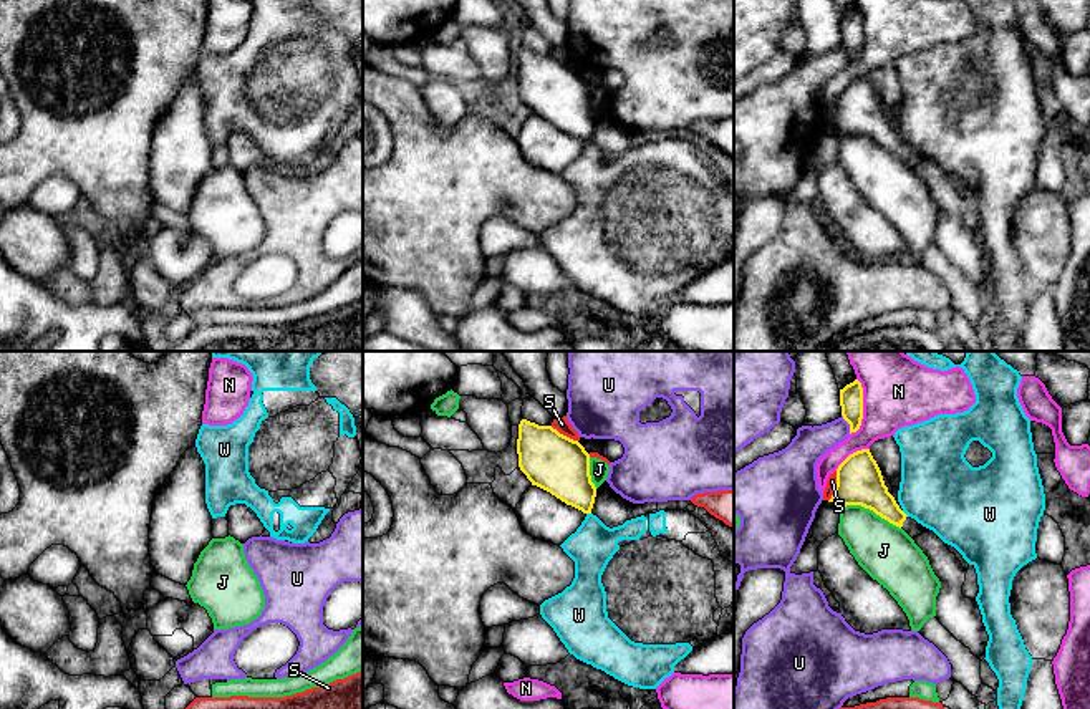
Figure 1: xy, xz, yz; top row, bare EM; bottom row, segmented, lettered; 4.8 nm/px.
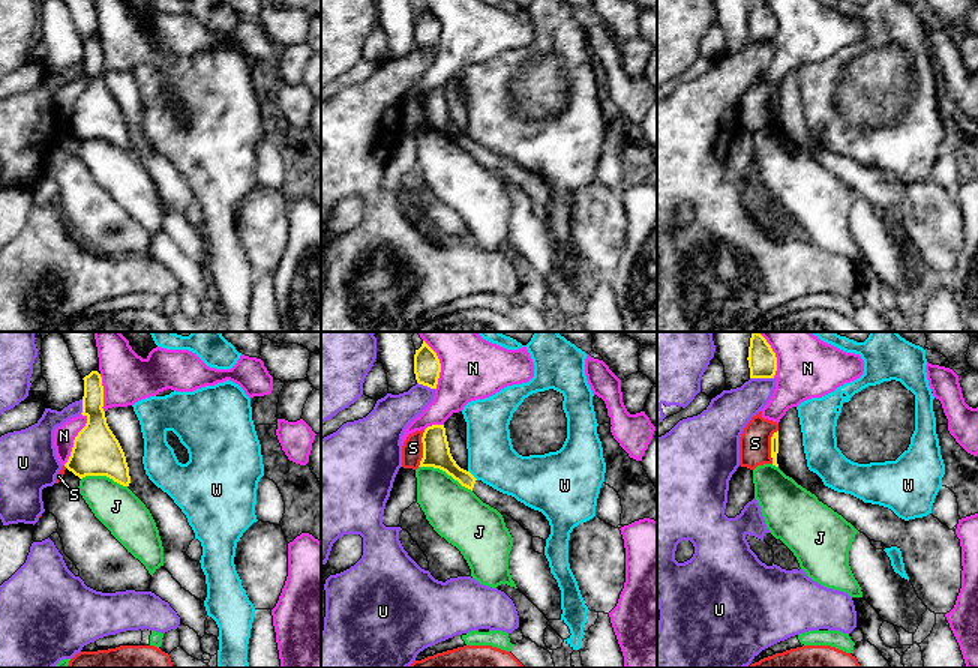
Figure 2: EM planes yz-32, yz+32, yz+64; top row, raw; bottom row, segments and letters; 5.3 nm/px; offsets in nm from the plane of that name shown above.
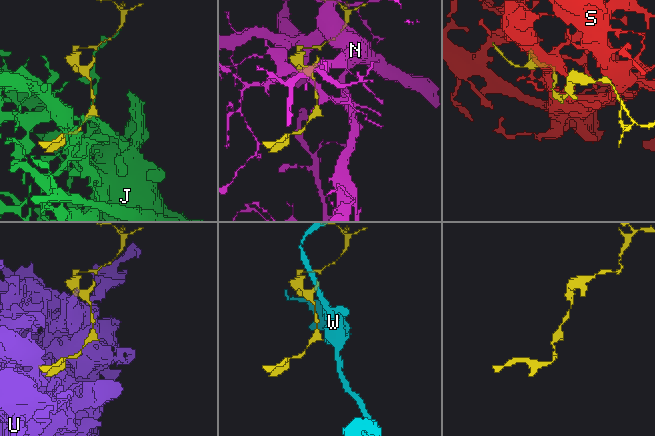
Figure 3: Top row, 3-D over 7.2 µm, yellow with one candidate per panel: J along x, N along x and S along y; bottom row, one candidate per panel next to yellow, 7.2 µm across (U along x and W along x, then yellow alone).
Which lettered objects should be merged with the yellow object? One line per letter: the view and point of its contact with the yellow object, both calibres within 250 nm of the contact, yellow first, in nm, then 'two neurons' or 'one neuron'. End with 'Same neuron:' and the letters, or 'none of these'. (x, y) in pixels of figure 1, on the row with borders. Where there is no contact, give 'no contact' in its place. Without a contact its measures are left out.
J: meets yellow in yz at (870, 509); 220 nm thick on the yellow side, 280 nm on the other; two neurons
N: meets yellow in yz at (862, 408); 110 nm thick on the yellow side, 340 nm on the other; two neurons
S: meets yellow in yz at (835, 486); 220 nm thick on the yellow side, 50 nm on the other; two neurons
U: meets yellow in yz at (848, 423); 110 nm thick on the yellow side, 170 nm on the other; two neurons
W: meets yellow in yz at (903, 512); 200 nm thick on the yellow side, 380 nm on the other; two neurons
Same neuron: none of these

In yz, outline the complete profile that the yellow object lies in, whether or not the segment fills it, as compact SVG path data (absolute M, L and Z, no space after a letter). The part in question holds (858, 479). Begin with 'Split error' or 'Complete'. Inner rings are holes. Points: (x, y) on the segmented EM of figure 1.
Split error. M870 449L850 454L837 469L837 485L828 502L838 509L861 505L881 518L903 528L911 538L923 533L924 527L908 517L885 485L881 470Z

